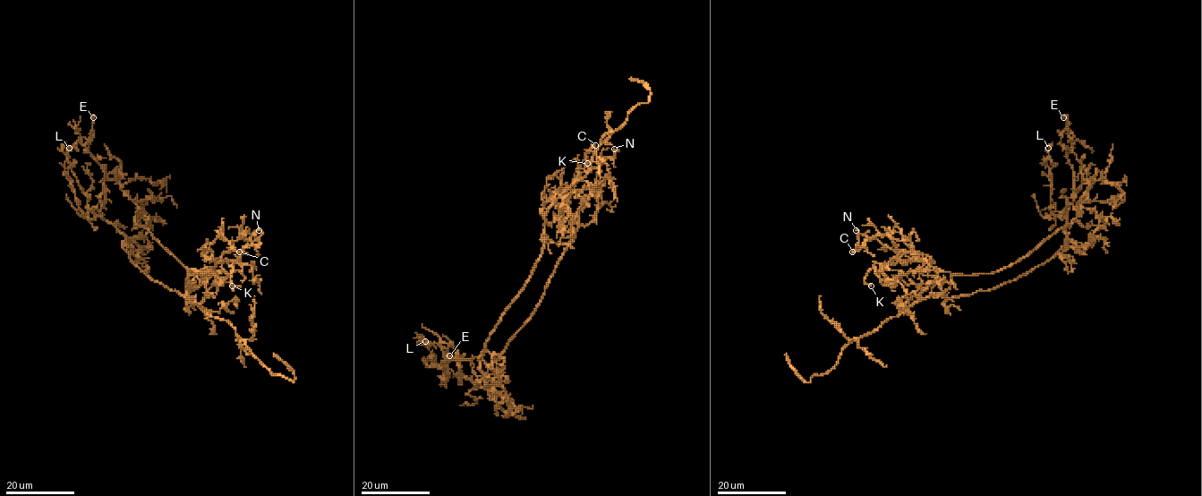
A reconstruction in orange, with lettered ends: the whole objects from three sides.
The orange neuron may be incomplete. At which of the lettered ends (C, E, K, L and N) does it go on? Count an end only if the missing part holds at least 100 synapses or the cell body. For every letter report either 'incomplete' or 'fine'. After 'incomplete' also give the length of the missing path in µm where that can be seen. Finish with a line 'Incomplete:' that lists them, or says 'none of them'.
C: fine
E: fine
K: fine
L: fine
N: fine
Incomplete: none of them

